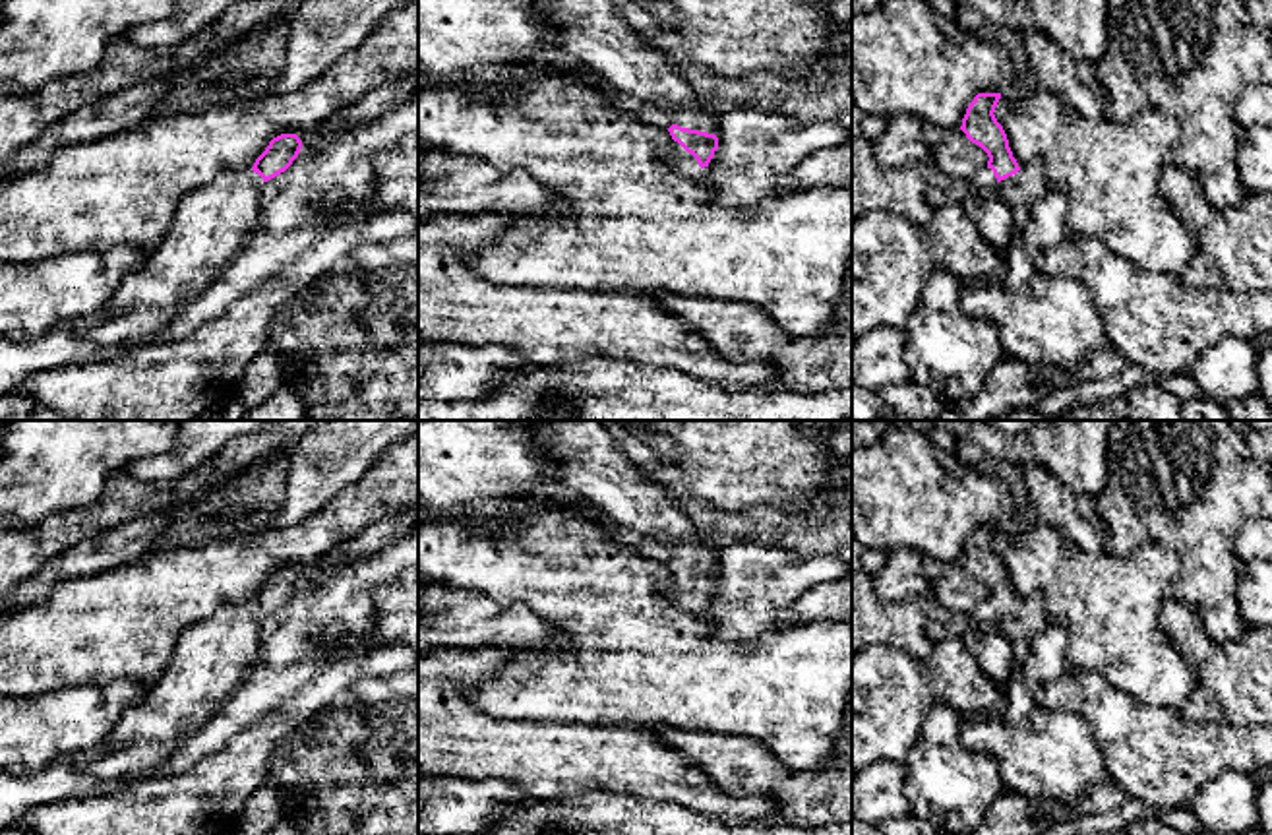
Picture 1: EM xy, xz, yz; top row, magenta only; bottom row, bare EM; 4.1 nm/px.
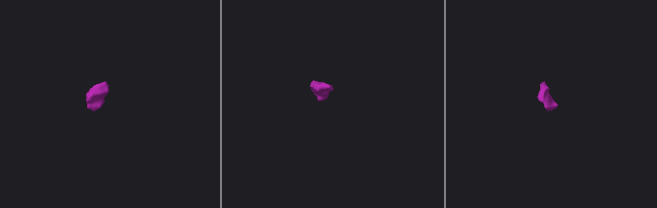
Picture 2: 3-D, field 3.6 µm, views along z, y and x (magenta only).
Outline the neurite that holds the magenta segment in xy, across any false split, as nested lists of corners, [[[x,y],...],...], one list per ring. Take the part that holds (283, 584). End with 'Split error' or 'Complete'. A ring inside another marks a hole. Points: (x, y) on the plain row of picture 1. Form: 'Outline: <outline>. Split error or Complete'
Outline: [[[281,568],[252,603],[223,606],[184,628],[165,672],[141,703],[120,715],[108,750],[85,771],[105,783],[126,783],[163,767],[248,680],[261,620],[285,606],[300,583],[296,568]]]. Split error

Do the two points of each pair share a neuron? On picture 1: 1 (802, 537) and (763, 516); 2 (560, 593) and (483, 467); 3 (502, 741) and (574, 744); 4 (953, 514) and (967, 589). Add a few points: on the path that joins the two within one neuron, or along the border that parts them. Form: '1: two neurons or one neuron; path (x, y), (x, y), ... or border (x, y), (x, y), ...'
1: one neuron; path (792, 533), (773, 525)
2: two neurons; border (519, 516), (467, 522)
3: one neuron; path (519, 744), (556, 744)
4: two neurons; border (922, 555), (941, 562), (959, 562)

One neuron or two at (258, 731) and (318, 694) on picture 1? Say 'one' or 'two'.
one

